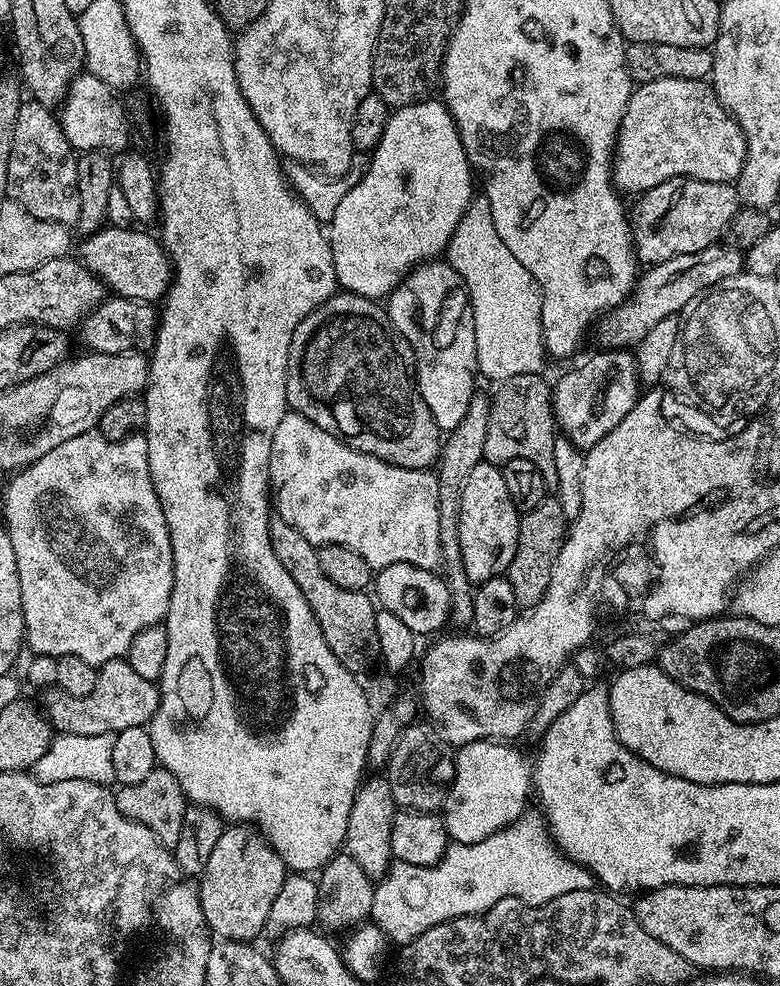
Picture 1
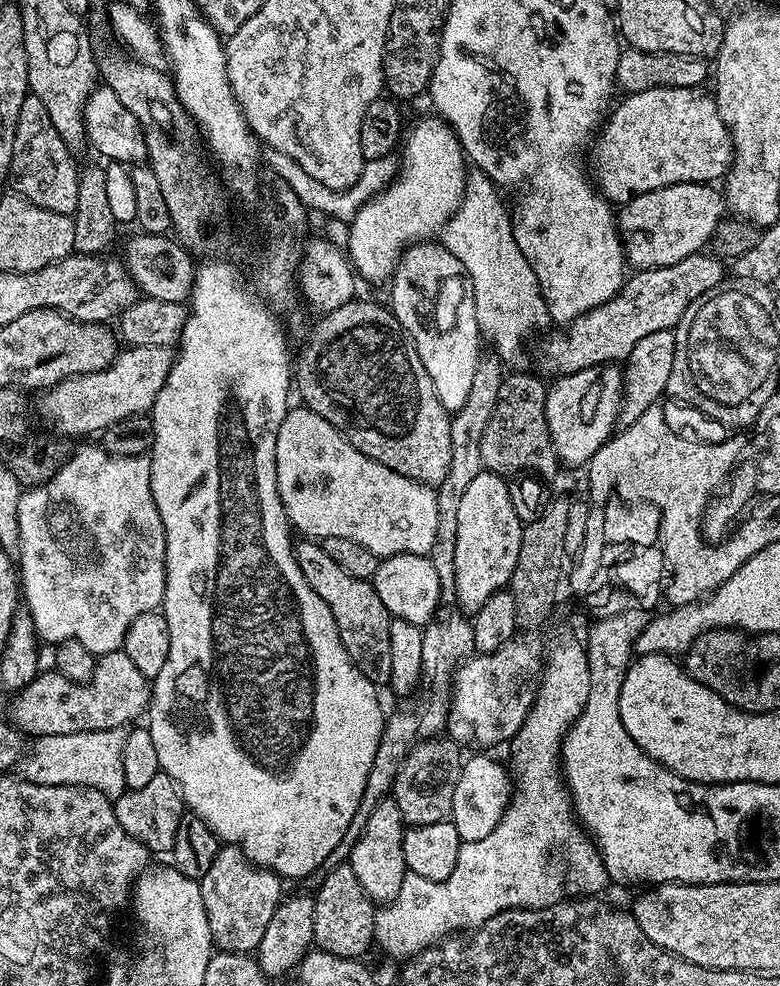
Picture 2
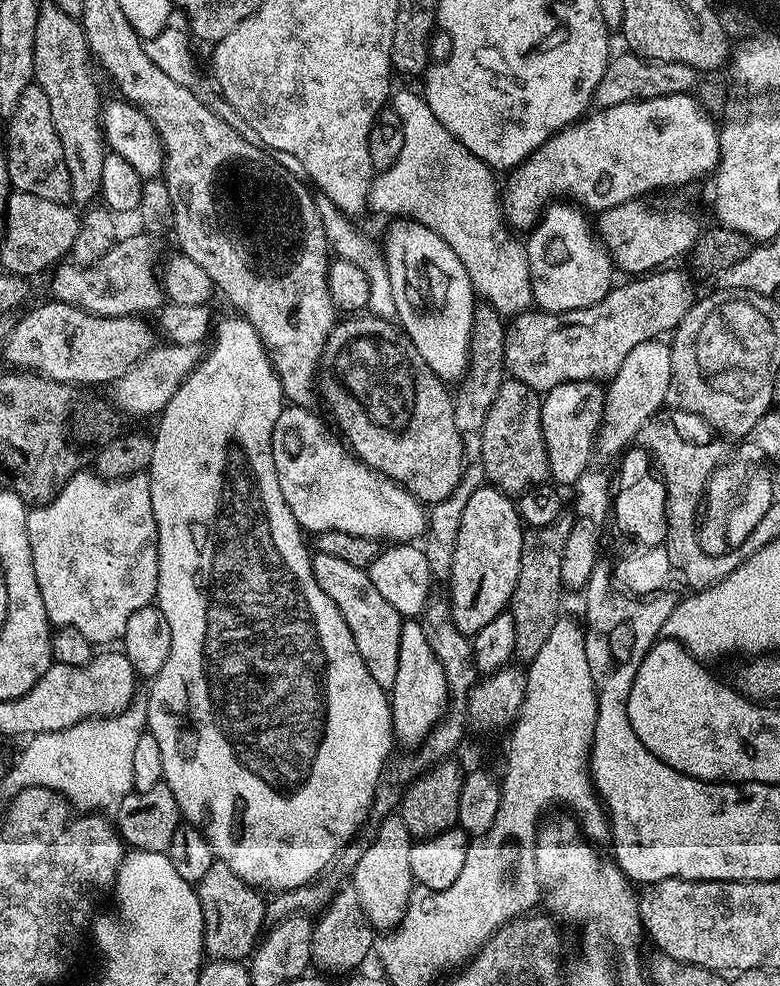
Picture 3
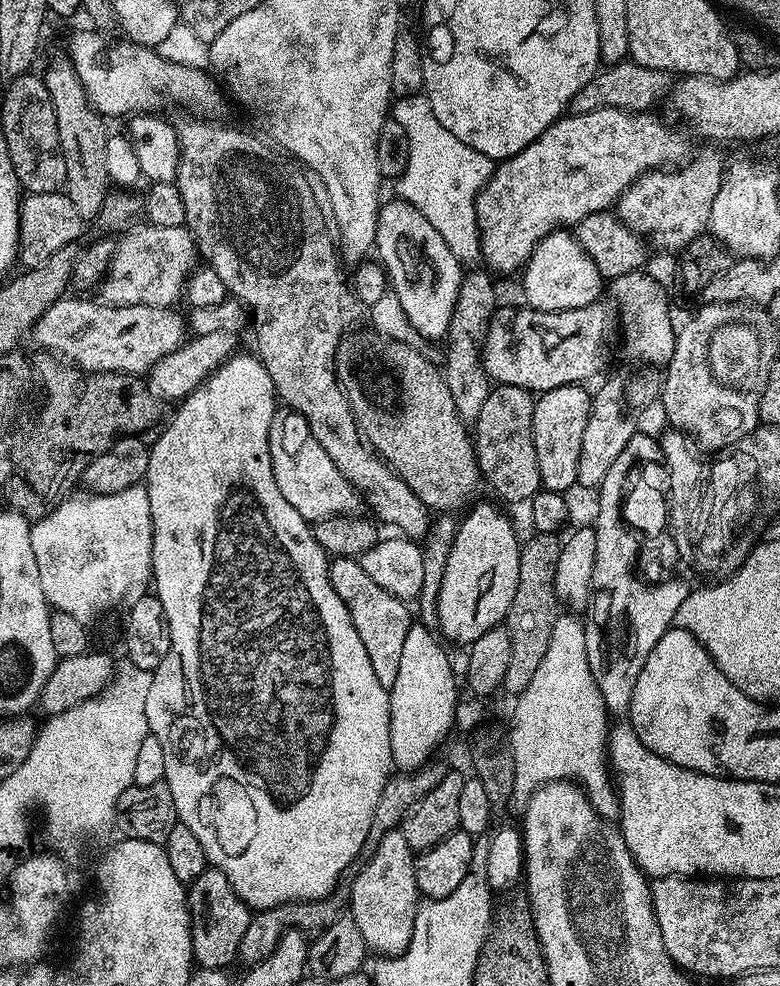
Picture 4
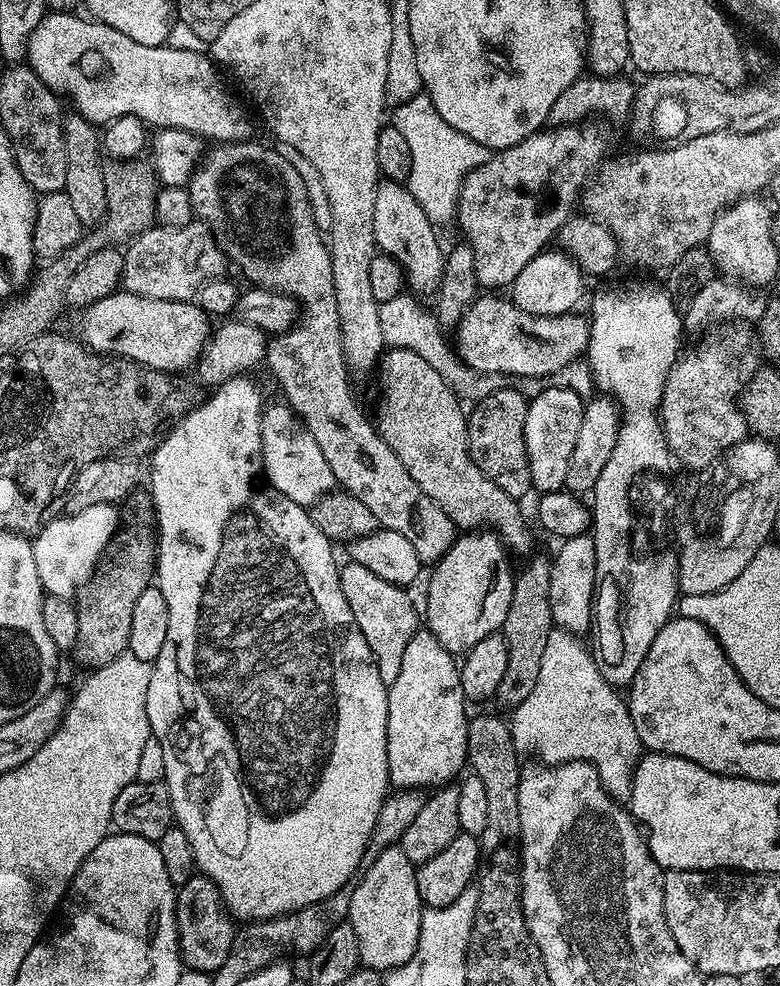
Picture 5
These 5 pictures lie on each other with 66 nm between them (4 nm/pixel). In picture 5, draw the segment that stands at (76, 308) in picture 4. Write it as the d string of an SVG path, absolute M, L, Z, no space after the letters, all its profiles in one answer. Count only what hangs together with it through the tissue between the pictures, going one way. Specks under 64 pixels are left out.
M123 290L111 292L106 298L94 302L79 316L78 339L85 348L145 364L155 372L176 374L179 368L189 369L195 365L210 335L210 317L199 304L187 300L146 298Z

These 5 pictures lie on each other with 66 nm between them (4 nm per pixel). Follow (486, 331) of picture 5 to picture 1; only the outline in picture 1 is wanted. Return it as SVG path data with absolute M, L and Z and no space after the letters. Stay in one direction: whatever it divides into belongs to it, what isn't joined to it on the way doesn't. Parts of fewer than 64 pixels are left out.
M720 242L706 250L698 250L694 254L684 254L678 258L670 258L661 264L651 265L648 273L641 275L636 282L633 293L619 307L609 311L599 325L600 336L605 345L612 348L628 348L639 345L650 330L654 330L662 318L683 313L689 302L697 300L704 292L709 292L715 284L740 275L746 268L746 256L741 249L728 242Z

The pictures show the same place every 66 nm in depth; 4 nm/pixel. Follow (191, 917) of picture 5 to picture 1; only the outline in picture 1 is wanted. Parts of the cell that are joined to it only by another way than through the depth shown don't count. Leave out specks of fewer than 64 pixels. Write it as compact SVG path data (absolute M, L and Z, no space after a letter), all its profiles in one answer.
M229 823L222 838L218 838L214 845L214 850L206 862L206 870L202 870L198 878L200 913L204 916L209 933L228 940L255 941L255 936L268 924L270 906L274 906L274 898L278 898L278 890L282 890L285 875L286 869L282 858L272 849L267 836L257 831L251 823Z

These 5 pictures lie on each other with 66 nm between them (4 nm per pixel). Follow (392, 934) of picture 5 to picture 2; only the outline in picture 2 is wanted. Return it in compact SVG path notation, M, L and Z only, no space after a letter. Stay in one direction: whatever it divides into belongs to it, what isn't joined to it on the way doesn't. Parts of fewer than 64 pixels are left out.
M380 798L373 804L376 805L373 806L364 829L359 829L347 863L352 865L355 877L369 899L373 902L387 902L394 898L394 894L398 894L398 886L402 886L406 871L402 854L402 838L406 825L395 800Z

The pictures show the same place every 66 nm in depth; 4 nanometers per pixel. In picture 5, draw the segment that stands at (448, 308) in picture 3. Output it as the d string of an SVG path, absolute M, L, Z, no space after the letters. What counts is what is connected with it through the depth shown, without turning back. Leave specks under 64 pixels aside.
M381 179L378 194L374 194L374 238L376 239L376 247L383 255L392 256L400 264L407 287L409 289L412 287L416 292L431 292L432 294L440 287L446 252L444 248L443 250L440 249L440 240L436 237L436 232L437 229L430 222L430 218L426 218L422 206L418 206L414 194L410 194L407 186L394 180Z

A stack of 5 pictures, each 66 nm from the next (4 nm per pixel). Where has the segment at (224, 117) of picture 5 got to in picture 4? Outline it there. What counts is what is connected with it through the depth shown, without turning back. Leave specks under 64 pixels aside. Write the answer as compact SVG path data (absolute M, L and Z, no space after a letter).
M87 31L76 32L69 38L66 55L74 66L90 102L100 111L101 116L111 118L148 114L159 109L156 107L163 100L169 100L172 104L189 104L190 107L197 108L192 110L200 114L212 114L219 106L221 89L207 71L194 70L186 65L164 60L156 50L134 44L127 38L111 40L104 36L108 34L103 31Z

